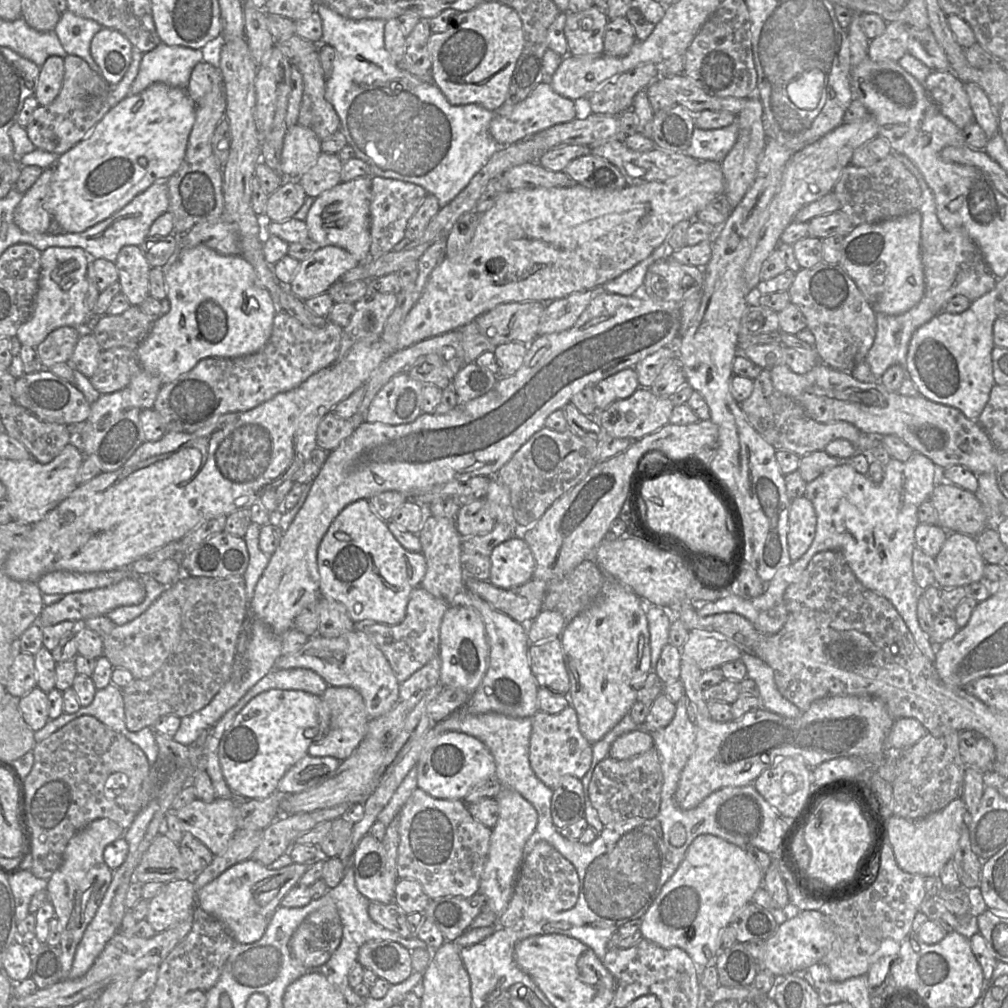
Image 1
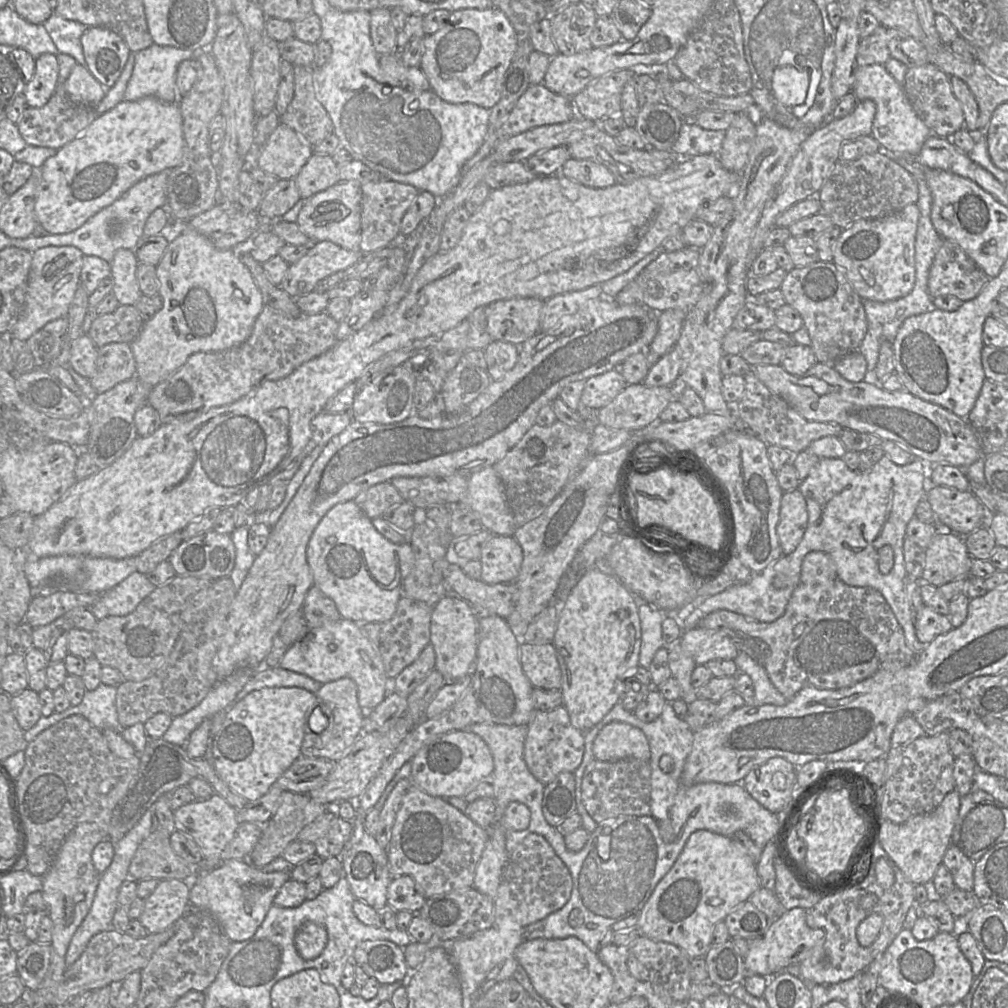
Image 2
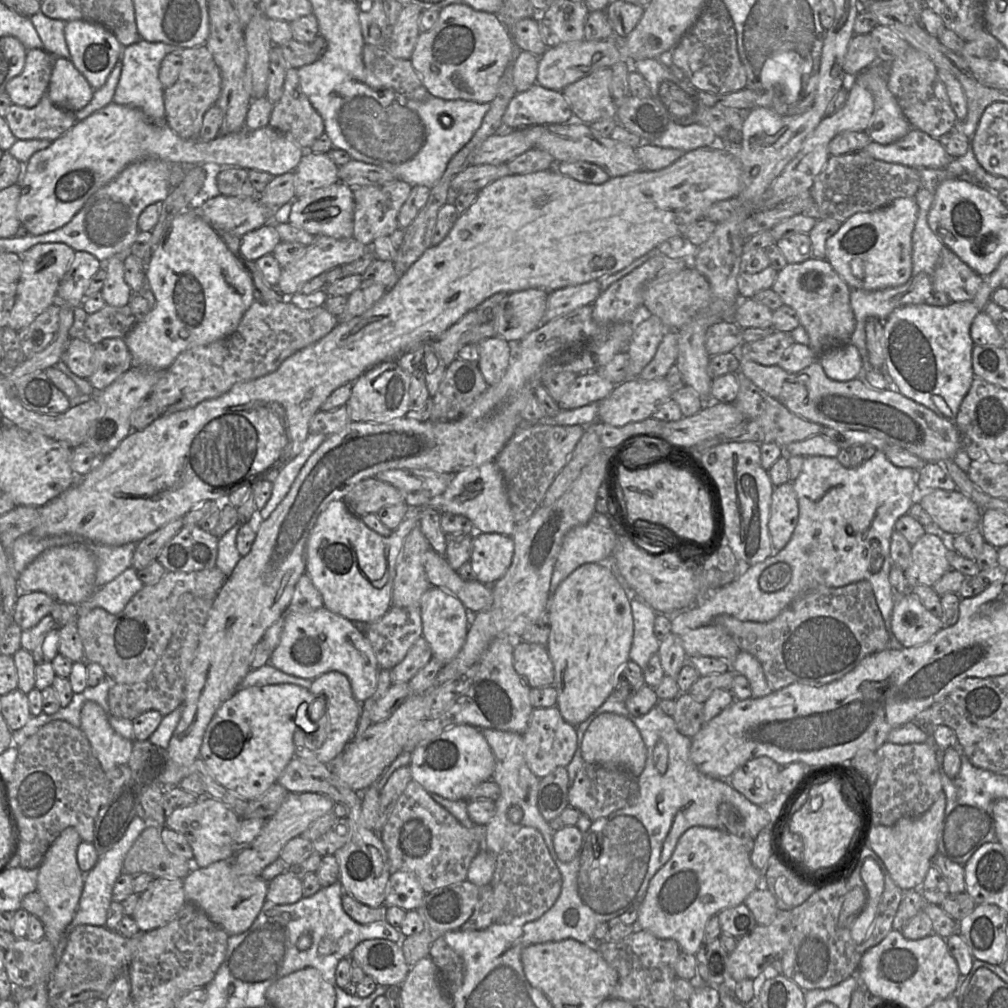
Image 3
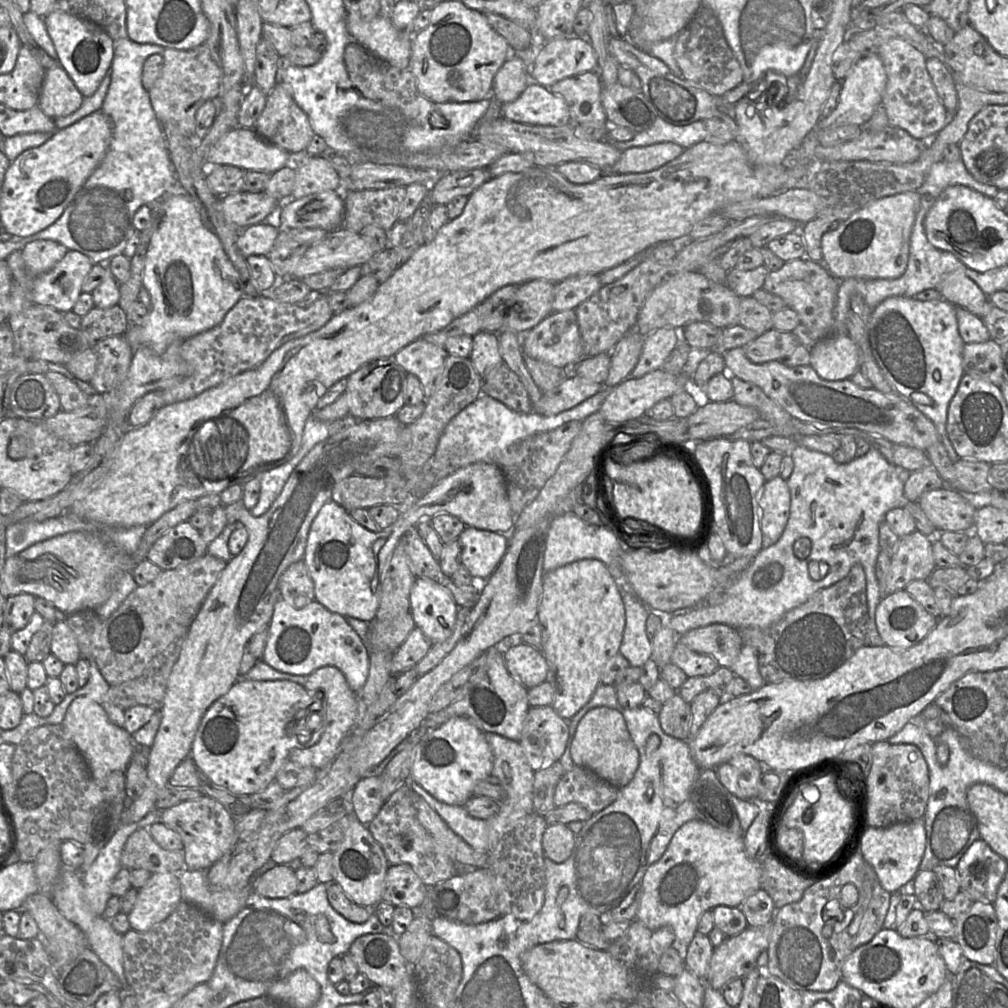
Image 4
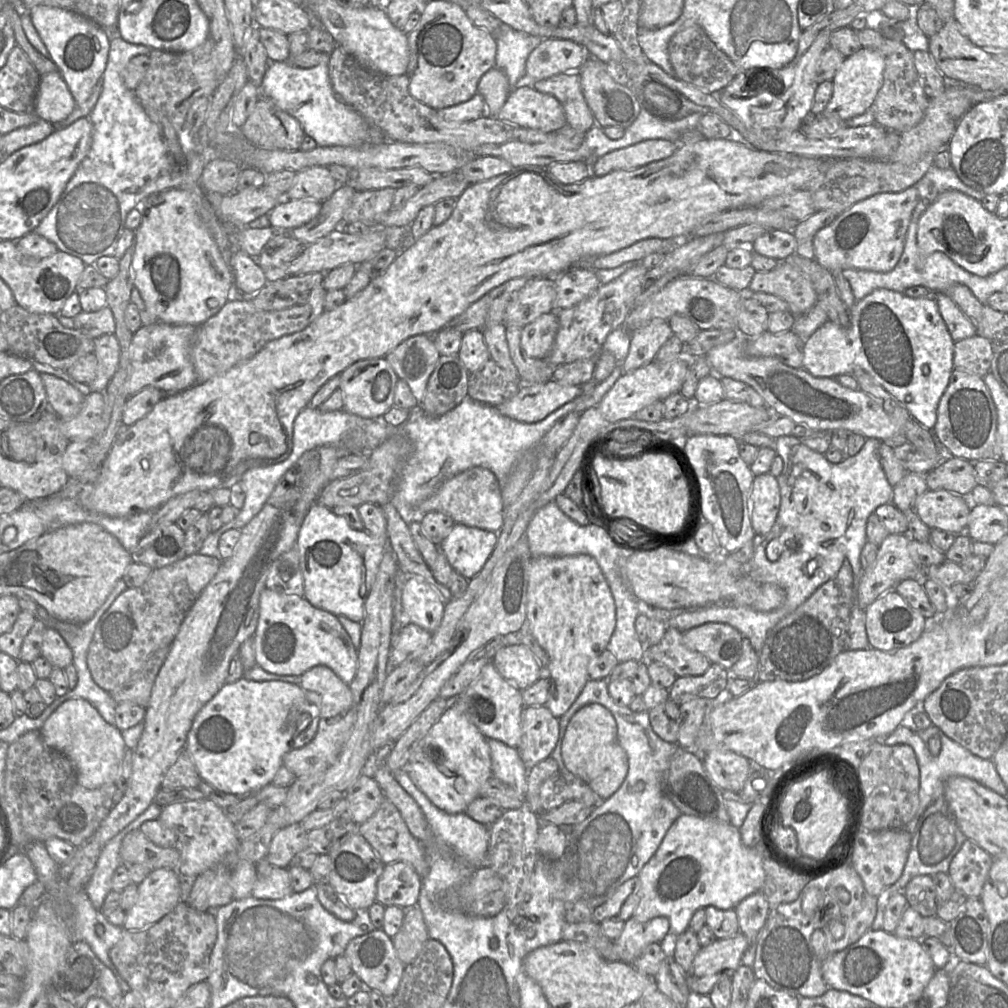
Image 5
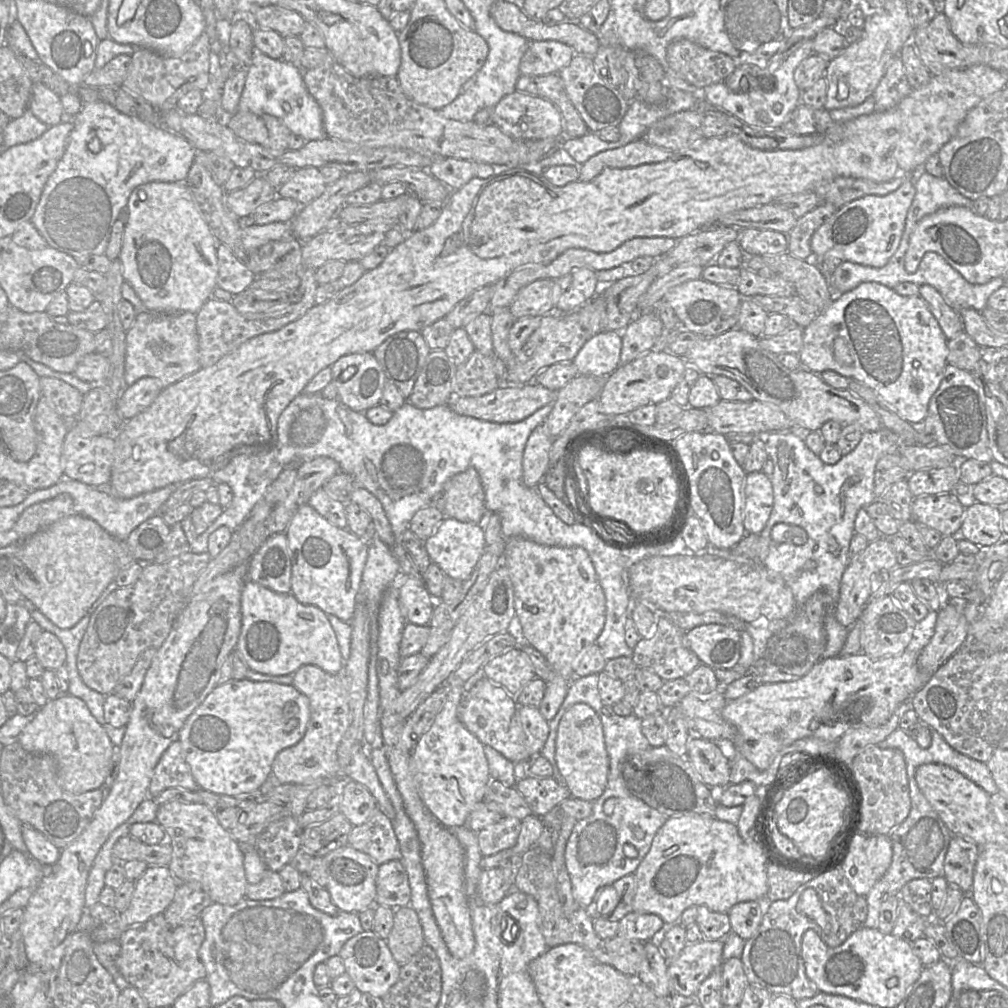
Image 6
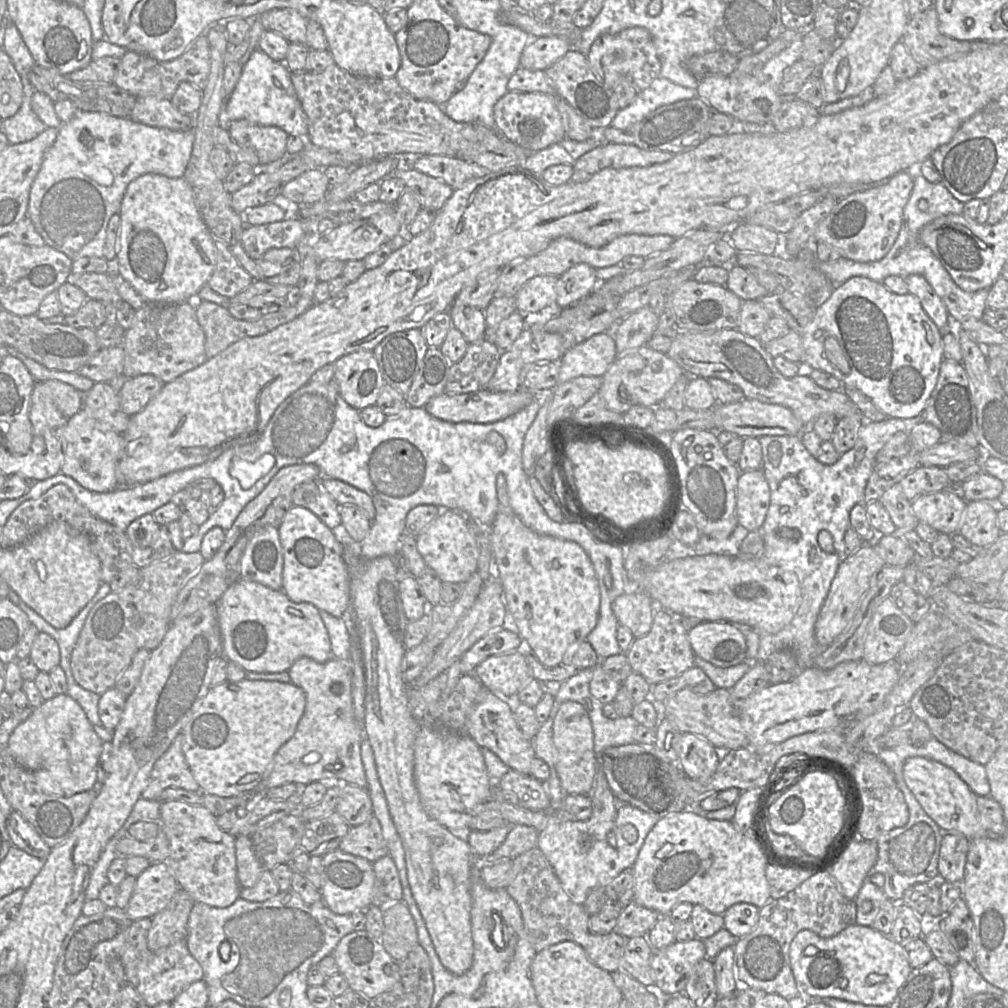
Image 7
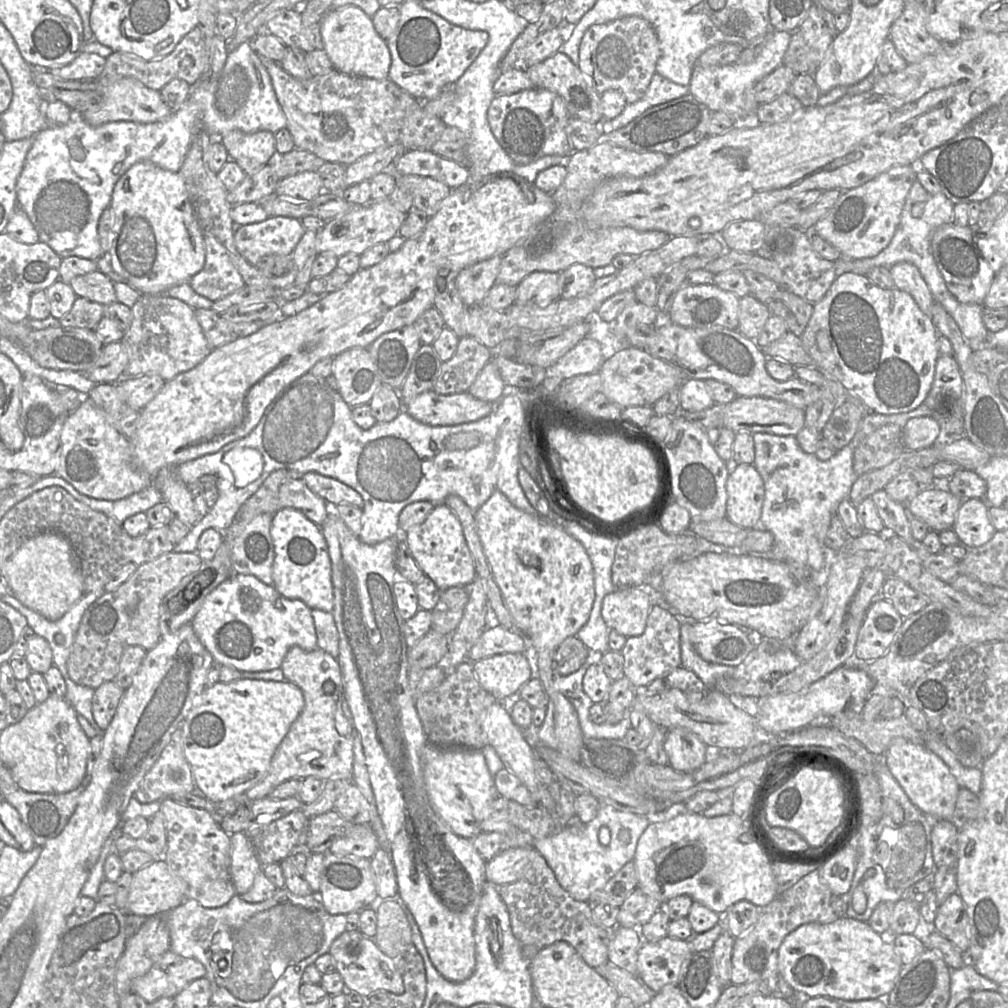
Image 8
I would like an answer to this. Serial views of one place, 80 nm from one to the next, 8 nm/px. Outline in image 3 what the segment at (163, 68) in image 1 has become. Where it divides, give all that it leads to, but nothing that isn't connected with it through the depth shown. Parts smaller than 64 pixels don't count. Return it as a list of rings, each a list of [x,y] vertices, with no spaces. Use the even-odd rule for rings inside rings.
[[[145,40],[124,47],[121,57],[121,75],[112,102],[140,109],[153,123],[164,123],[164,88],[159,80],[160,64],[166,55],[182,53],[183,49],[165,43],[152,43]]]

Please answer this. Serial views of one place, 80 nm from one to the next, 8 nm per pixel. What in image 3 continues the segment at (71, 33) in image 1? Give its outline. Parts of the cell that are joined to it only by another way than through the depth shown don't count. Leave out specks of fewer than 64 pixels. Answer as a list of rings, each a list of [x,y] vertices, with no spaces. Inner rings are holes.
[[[42,12],[34,14],[30,20],[44,44],[44,50],[58,58],[70,59],[64,32],[66,21],[49,18]]]

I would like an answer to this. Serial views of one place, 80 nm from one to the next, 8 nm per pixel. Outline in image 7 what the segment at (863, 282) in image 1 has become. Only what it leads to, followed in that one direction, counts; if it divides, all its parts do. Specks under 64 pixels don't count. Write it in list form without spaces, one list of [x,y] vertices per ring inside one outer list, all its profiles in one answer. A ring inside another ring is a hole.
[[[901,171],[887,181],[870,189],[853,193],[838,200],[833,210],[817,225],[813,241],[827,243],[836,248],[844,258],[857,262],[875,262],[884,258],[895,243],[903,222],[904,208],[914,187],[909,171]]]

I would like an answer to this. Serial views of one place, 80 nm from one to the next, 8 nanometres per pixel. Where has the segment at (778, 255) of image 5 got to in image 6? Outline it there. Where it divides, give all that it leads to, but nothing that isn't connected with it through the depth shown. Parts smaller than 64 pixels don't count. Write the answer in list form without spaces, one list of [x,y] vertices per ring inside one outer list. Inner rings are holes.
[[[742,228],[736,242],[748,256],[779,254],[788,250],[788,234],[773,230]]]

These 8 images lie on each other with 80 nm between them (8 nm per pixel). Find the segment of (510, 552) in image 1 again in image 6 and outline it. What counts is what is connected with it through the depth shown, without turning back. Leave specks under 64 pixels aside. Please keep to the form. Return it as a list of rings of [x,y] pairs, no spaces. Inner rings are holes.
[[[445,517],[435,532],[424,542],[431,560],[440,567],[446,577],[464,583],[470,578],[483,553],[485,535],[483,527],[479,524],[461,522]]]

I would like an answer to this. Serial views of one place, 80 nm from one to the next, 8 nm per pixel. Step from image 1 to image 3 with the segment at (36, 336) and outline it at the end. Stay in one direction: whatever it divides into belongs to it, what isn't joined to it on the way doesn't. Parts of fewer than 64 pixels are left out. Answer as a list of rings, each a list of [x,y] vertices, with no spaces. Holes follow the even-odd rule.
[[[43,243],[29,248],[21,255],[22,271],[15,303],[10,311],[8,326],[19,331],[30,325],[43,311],[54,304],[58,286],[67,272],[75,251],[64,243]]]

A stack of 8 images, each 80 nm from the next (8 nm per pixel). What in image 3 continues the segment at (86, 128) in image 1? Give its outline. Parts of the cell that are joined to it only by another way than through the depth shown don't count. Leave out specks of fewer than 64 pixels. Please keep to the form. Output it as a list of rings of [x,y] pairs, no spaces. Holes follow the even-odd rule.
[[[44,95],[33,108],[12,104],[4,116],[16,139],[42,139],[53,142],[76,123],[75,114],[54,105]]]

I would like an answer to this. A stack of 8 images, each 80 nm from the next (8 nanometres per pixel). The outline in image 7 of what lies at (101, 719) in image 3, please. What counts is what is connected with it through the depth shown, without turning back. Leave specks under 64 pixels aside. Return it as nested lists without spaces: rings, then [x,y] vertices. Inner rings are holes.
[[[56,694],[36,707],[31,715],[14,729],[5,747],[18,764],[32,772],[41,792],[70,797],[95,787],[103,744],[104,741],[96,733],[79,703],[68,694]]]

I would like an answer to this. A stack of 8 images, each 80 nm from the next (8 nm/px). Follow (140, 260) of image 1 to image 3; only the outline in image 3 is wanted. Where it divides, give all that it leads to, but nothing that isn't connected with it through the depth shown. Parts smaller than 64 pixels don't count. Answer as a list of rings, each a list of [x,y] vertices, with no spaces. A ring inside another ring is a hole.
[[[114,255],[104,263],[106,280],[100,291],[106,305],[128,305],[133,291],[124,279],[124,256]]]

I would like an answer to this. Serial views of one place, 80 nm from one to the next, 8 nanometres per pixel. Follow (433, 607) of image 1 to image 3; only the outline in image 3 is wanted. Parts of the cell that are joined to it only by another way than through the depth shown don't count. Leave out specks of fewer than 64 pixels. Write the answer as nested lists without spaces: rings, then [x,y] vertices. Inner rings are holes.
[[[391,607],[382,618],[366,626],[365,635],[380,668],[390,671],[403,661],[413,644],[423,637],[420,608]]]

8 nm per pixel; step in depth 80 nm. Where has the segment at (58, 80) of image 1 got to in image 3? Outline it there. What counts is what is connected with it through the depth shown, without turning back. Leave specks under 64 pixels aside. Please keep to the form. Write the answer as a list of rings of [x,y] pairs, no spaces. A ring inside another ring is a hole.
[[[29,49],[23,71],[11,79],[5,88],[12,104],[35,107],[46,95],[55,59],[43,49]]]

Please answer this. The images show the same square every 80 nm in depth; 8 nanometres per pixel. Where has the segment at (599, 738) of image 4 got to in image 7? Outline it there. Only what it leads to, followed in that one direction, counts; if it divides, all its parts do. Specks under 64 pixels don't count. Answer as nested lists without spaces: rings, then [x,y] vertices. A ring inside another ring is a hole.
[[[575,701],[561,704],[554,719],[553,741],[557,754],[557,773],[564,794],[589,795],[599,769],[599,760],[594,751],[591,719],[582,704]]]

